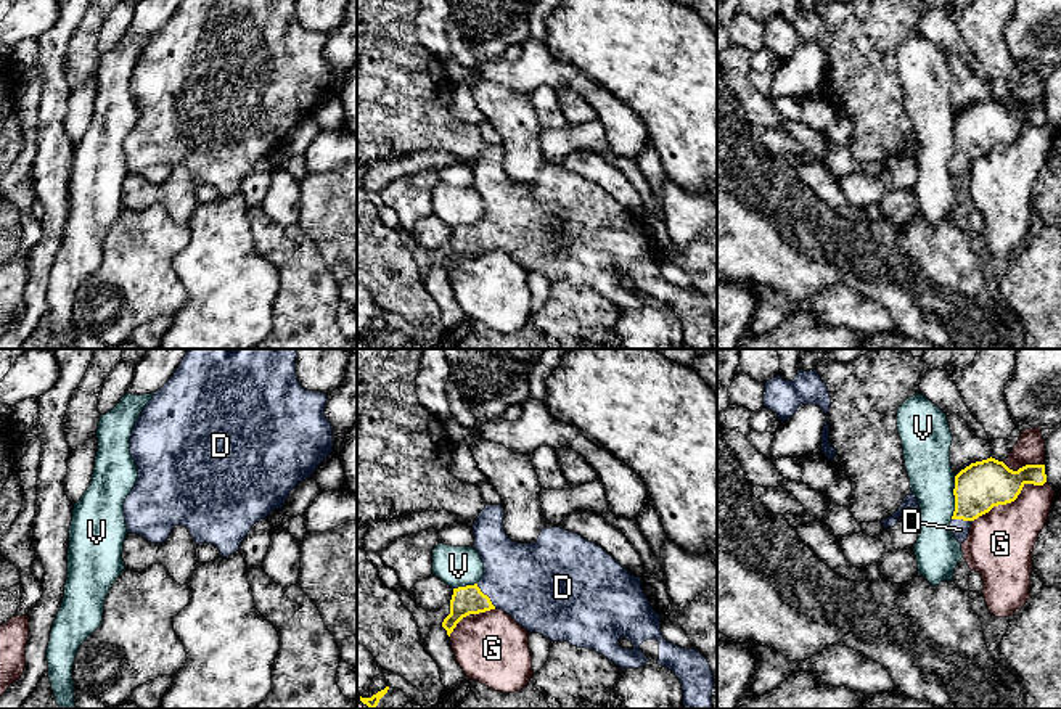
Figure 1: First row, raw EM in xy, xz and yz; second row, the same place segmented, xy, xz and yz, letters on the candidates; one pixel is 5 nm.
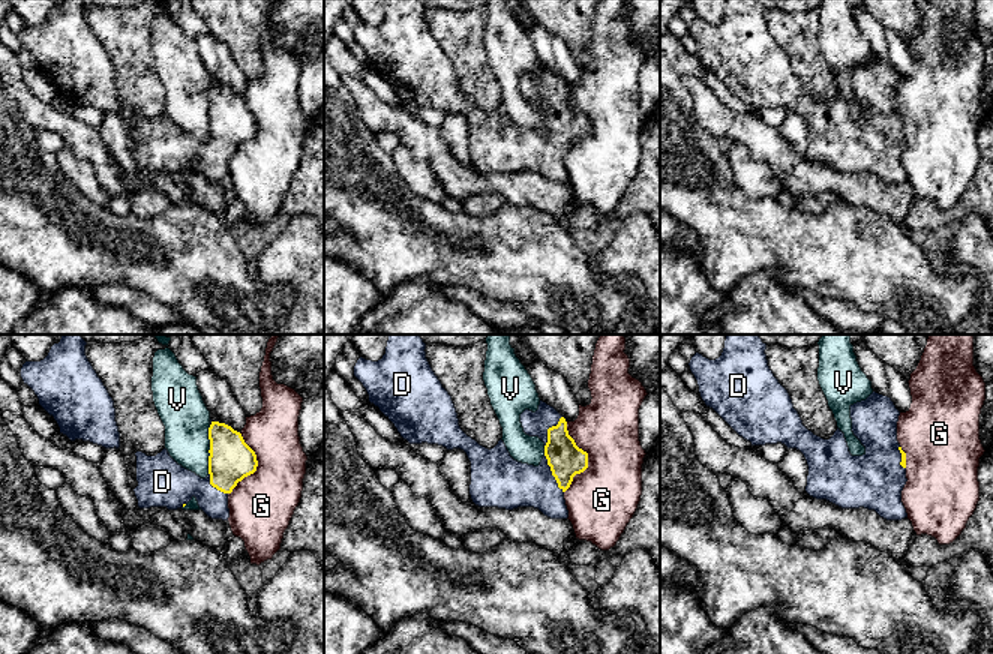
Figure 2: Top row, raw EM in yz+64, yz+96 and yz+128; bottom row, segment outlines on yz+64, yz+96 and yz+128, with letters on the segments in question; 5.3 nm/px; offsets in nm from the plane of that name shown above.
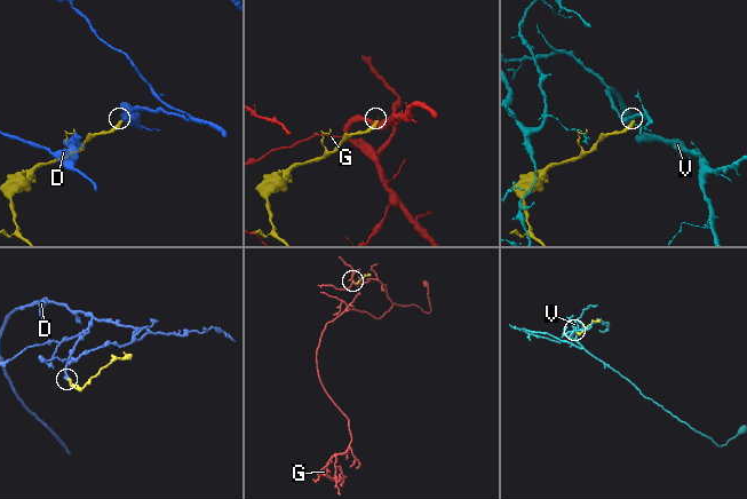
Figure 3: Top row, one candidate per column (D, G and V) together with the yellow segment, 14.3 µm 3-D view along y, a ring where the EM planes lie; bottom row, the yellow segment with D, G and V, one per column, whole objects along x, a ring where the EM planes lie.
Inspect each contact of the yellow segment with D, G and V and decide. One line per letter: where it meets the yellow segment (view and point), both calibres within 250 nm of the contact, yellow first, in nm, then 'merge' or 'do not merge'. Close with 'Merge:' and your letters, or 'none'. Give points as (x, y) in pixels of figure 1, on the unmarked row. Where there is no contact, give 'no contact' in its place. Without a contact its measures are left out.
D: meets yellow in xz at (486, 235); 140 nm thick on the yellow side, 400 nm on the other; merge
G: meets yellow in yz at (1010, 142); 240 nm thick on the yellow side, 320 nm on the other; do not merge
V: meets yellow in yz at (955, 137); 240 nm thick on the yellow side, 220 nm on the other; do not merge
Merge: D

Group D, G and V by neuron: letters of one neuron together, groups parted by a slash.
D / G / V

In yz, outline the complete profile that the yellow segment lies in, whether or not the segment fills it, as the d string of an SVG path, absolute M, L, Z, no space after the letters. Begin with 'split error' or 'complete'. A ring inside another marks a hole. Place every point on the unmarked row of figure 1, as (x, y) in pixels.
split error; M992 96L971 103L955 116L952 174L963 183L974 159L993 146L1014 141L1026 124L1043 125L1045 122L1045 105L1026 105L1013 111Z

